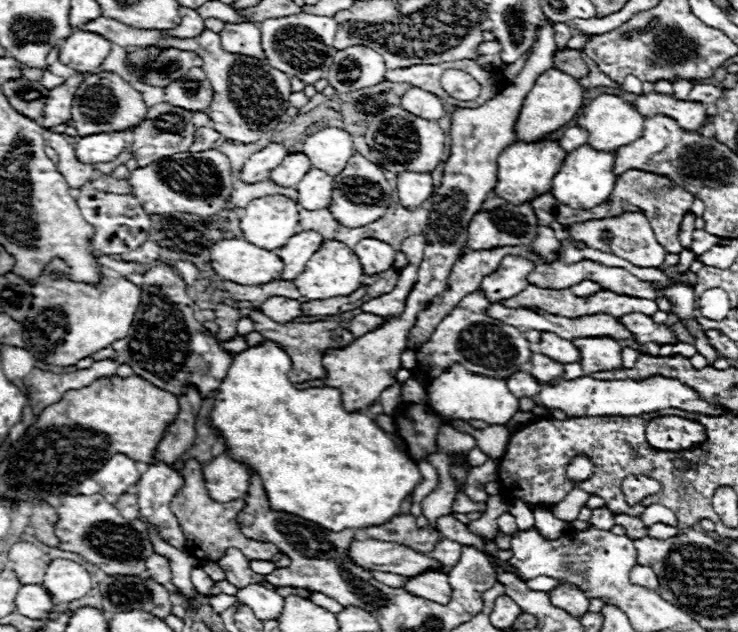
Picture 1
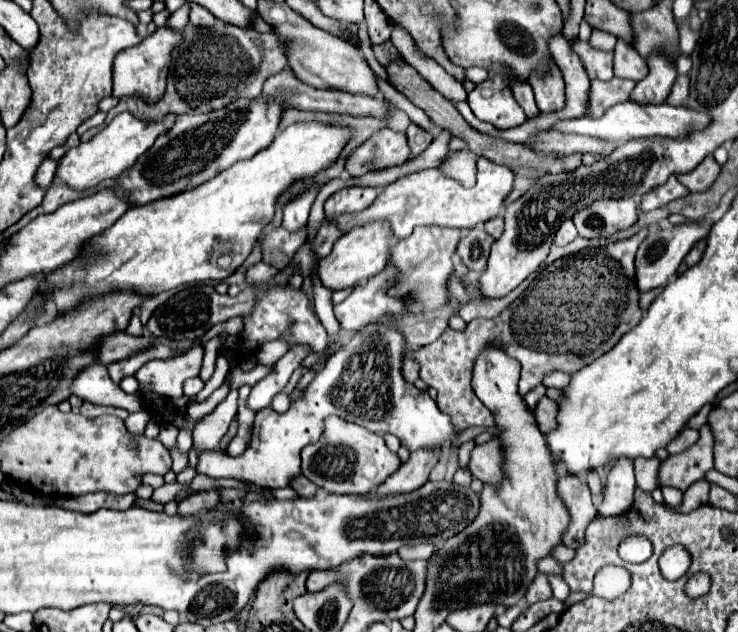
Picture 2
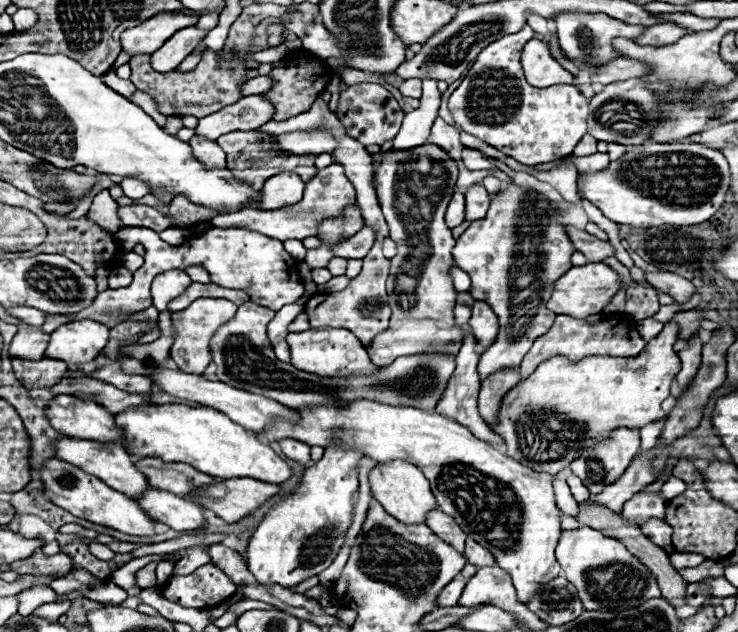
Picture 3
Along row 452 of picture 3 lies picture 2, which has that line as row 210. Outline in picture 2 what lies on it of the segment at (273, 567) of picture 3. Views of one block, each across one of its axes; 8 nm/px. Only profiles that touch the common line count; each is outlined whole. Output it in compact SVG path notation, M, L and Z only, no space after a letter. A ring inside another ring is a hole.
M362 186L342 188L326 200L324 214L330 220L346 212L360 212L368 208L376 196L378 196L378 188L362 188Z

